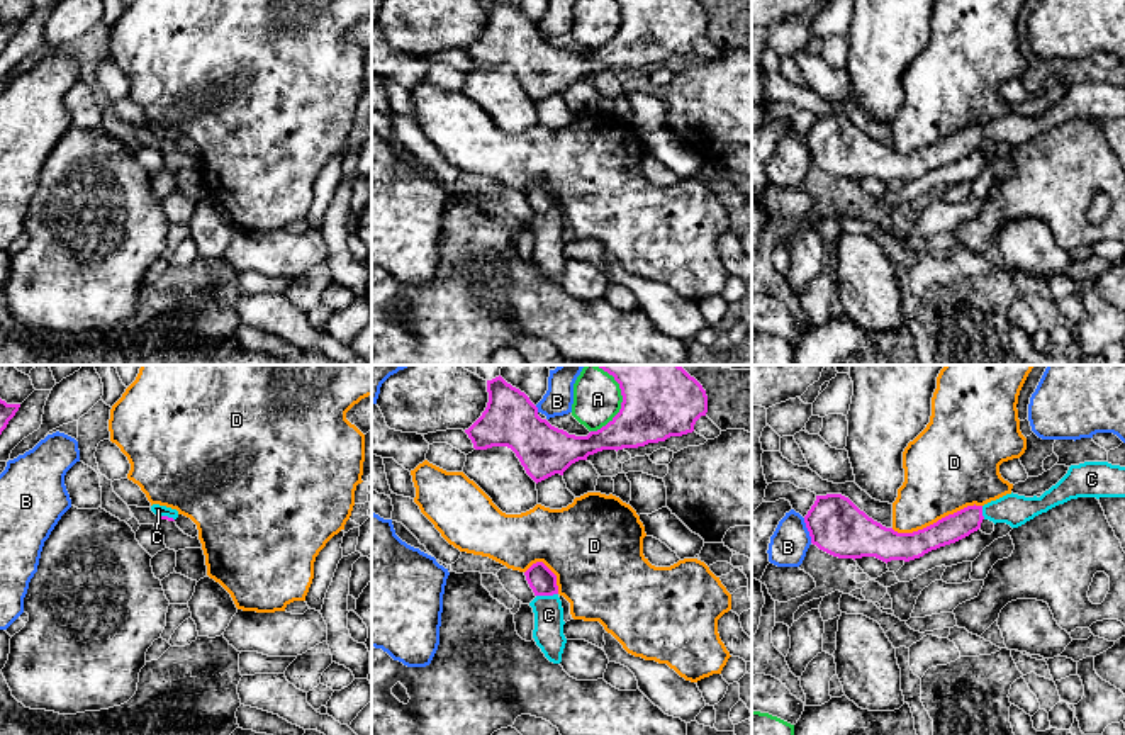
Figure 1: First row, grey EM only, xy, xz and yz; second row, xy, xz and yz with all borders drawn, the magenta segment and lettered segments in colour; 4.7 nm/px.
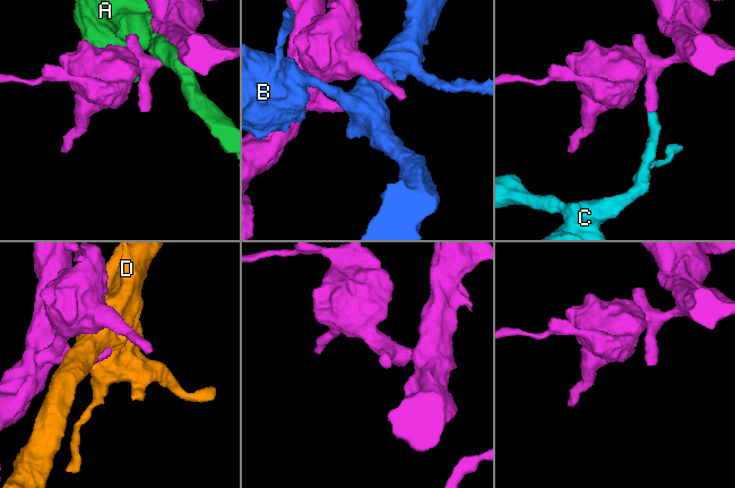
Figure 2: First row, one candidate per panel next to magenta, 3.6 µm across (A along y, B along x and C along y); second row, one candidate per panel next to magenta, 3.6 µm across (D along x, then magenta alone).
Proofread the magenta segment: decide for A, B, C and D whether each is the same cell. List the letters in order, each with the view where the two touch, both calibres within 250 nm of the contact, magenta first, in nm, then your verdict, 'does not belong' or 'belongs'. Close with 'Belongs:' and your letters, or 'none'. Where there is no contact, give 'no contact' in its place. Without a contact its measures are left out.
A: meets magenta in xz; 300 nm thick on the magenta side, 220 nm on the other; does not belong
B: meets magenta in yz; 260 nm thick on the magenta side, 180 nm on the other; does not belong
C: meets magenta in xz; 130 nm thick on the magenta side, 140 nm on the other; belongs
D: meets magenta in yz; 140 nm thick on the magenta side, 400 nm on the other; does not belong
Belongs: C

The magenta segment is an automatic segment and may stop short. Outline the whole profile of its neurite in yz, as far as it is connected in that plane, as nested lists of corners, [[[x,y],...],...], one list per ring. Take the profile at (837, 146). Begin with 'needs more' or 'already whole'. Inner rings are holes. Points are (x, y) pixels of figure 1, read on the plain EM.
needs more; [[[1108,81],[1071,85],[1067,93],[1040,117],[1011,112],[984,126],[967,126],[913,153],[882,146],[842,114],[816,115],[804,143],[811,163],[833,177],[910,182],[969,156],[984,139],[1018,148],[1077,117],[1125,117],[1125,87]]]

